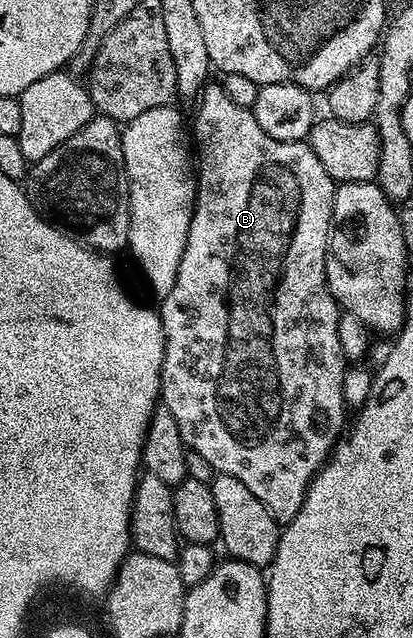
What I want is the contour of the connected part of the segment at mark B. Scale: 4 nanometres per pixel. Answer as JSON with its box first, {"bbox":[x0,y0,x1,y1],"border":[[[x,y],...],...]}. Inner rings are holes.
{"bbox":[159,81,347,525],"border":[[[213,81],[202,88],[197,105],[197,116],[191,119],[191,139],[195,144],[197,204],[193,206],[191,229],[187,233],[187,245],[183,249],[183,257],[179,261],[179,269],[175,273],[175,285],[171,285],[171,293],[163,296],[160,300],[161,307],[159,306],[161,324],[163,325],[163,333],[165,334],[165,356],[163,357],[163,365],[161,366],[160,402],[169,410],[171,417],[175,417],[175,425],[179,425],[179,433],[183,437],[183,441],[188,450],[199,453],[199,457],[205,458],[206,461],[211,461],[211,465],[216,474],[239,477],[239,481],[243,481],[243,485],[247,485],[247,489],[251,489],[251,493],[255,493],[255,497],[259,497],[259,501],[263,501],[265,508],[277,518],[278,524],[284,525],[293,520],[295,513],[299,513],[299,509],[305,500],[305,494],[309,488],[310,481],[317,476],[317,472],[321,470],[325,460],[333,454],[333,448],[337,446],[347,427],[347,419],[345,423],[347,408],[343,401],[343,377],[347,370],[347,360],[343,349],[339,345],[339,321],[341,320],[342,312],[339,310],[336,301],[331,297],[329,286],[325,280],[325,254],[329,248],[329,222],[333,216],[333,192],[335,190],[335,184],[333,178],[323,169],[319,157],[315,157],[315,153],[309,147],[308,142],[292,143],[291,141],[275,141],[275,137],[267,137],[267,133],[263,133],[263,129],[259,129],[259,121],[255,121],[252,110],[243,105],[235,105],[235,101],[231,101],[231,97],[225,95],[225,90],[221,87],[220,82]]]}

